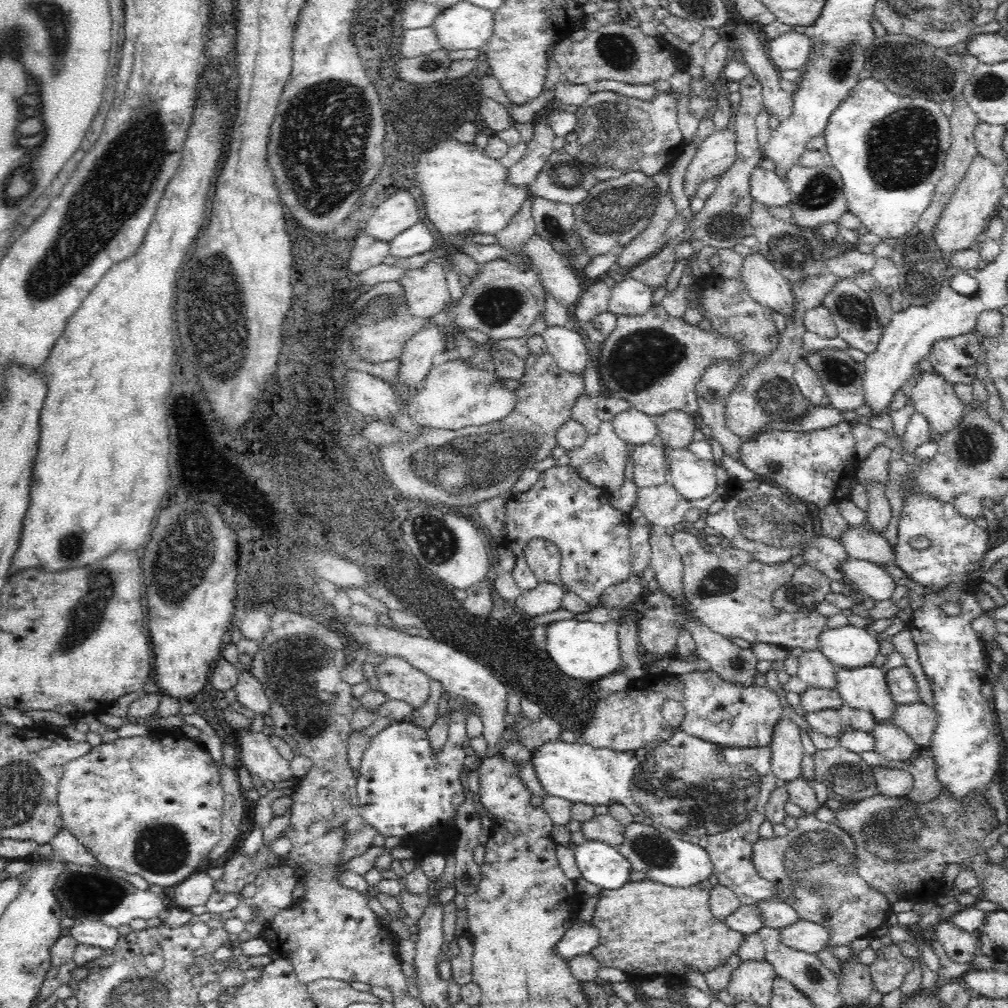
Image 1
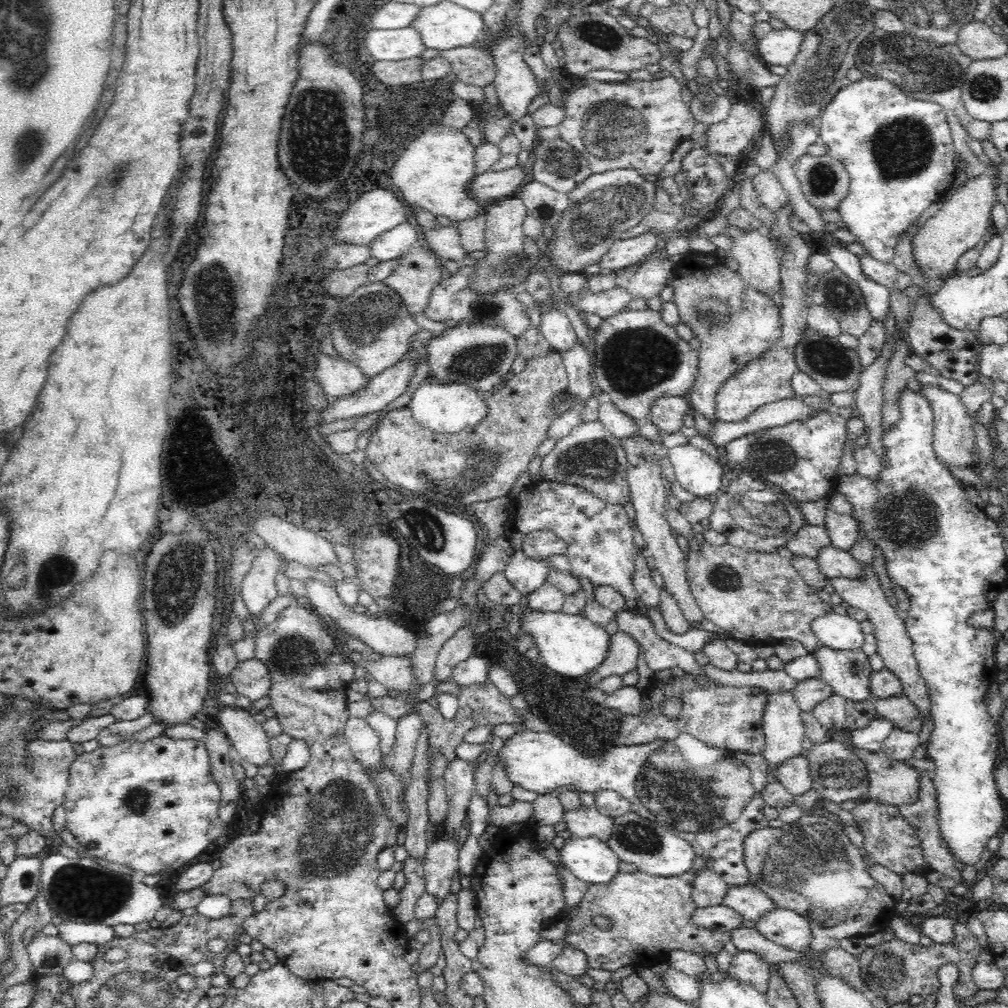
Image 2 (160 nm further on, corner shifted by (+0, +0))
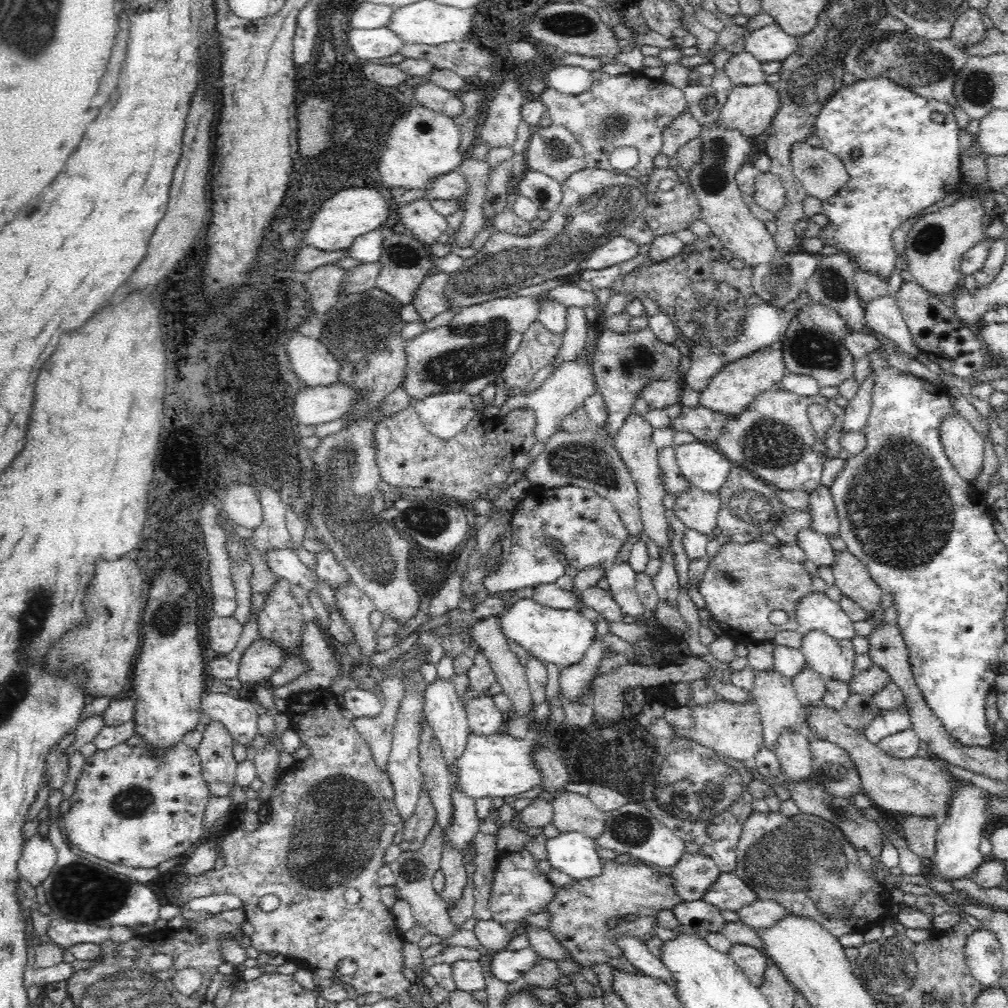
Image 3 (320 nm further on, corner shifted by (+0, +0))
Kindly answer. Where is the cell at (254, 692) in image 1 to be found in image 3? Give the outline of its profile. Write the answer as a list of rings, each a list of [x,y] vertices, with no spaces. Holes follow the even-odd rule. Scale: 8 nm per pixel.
[[[262,638],[253,640],[243,652],[239,662],[238,680],[243,690],[252,693],[258,684],[263,684],[281,665],[281,650],[273,642]]]

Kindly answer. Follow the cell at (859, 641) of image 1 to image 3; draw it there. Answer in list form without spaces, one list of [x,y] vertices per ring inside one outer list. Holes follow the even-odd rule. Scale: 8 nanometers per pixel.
[[[814,591],[804,596],[797,604],[796,615],[802,636],[810,631],[822,631],[836,640],[855,637],[853,621],[826,593]]]

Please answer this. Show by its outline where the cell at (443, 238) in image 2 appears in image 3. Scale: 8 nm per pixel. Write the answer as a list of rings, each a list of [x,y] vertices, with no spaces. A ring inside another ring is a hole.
[[[429,198],[399,204],[397,218],[416,239],[427,246],[450,239],[446,217],[434,210]]]

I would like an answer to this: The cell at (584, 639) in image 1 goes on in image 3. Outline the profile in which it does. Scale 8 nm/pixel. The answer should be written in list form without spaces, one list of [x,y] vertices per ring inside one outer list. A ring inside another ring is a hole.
[[[532,597],[512,601],[503,610],[499,623],[512,646],[542,662],[552,662],[558,668],[580,662],[595,636],[594,622],[582,616],[578,609],[556,610],[540,606]]]

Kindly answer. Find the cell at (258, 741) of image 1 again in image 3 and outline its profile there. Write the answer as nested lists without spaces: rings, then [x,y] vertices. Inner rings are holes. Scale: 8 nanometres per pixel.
[[[214,689],[202,696],[201,709],[212,721],[222,722],[235,742],[245,747],[252,746],[252,740],[258,730],[259,714],[250,700],[236,699]]]

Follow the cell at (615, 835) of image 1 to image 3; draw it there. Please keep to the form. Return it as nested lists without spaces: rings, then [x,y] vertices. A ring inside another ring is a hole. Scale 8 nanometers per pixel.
[[[564,791],[551,800],[553,817],[551,823],[561,833],[579,832],[586,837],[598,838],[605,827],[605,812],[584,795]]]

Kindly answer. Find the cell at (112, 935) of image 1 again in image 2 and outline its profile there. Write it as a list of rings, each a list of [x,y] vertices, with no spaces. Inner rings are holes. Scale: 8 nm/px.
[[[63,921],[58,928],[58,937],[70,947],[81,943],[104,945],[116,938],[114,929],[103,923],[78,923]]]

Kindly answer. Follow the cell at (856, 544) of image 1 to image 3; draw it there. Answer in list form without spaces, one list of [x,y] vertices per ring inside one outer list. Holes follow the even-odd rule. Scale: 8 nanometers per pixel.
[[[823,485],[816,488],[809,494],[808,504],[812,529],[823,536],[840,536],[838,515],[830,489]]]

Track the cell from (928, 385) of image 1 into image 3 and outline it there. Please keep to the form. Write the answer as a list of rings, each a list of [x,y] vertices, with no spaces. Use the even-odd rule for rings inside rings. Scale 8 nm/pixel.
[[[959,412],[943,418],[939,426],[943,451],[965,483],[972,483],[983,470],[985,440]]]

